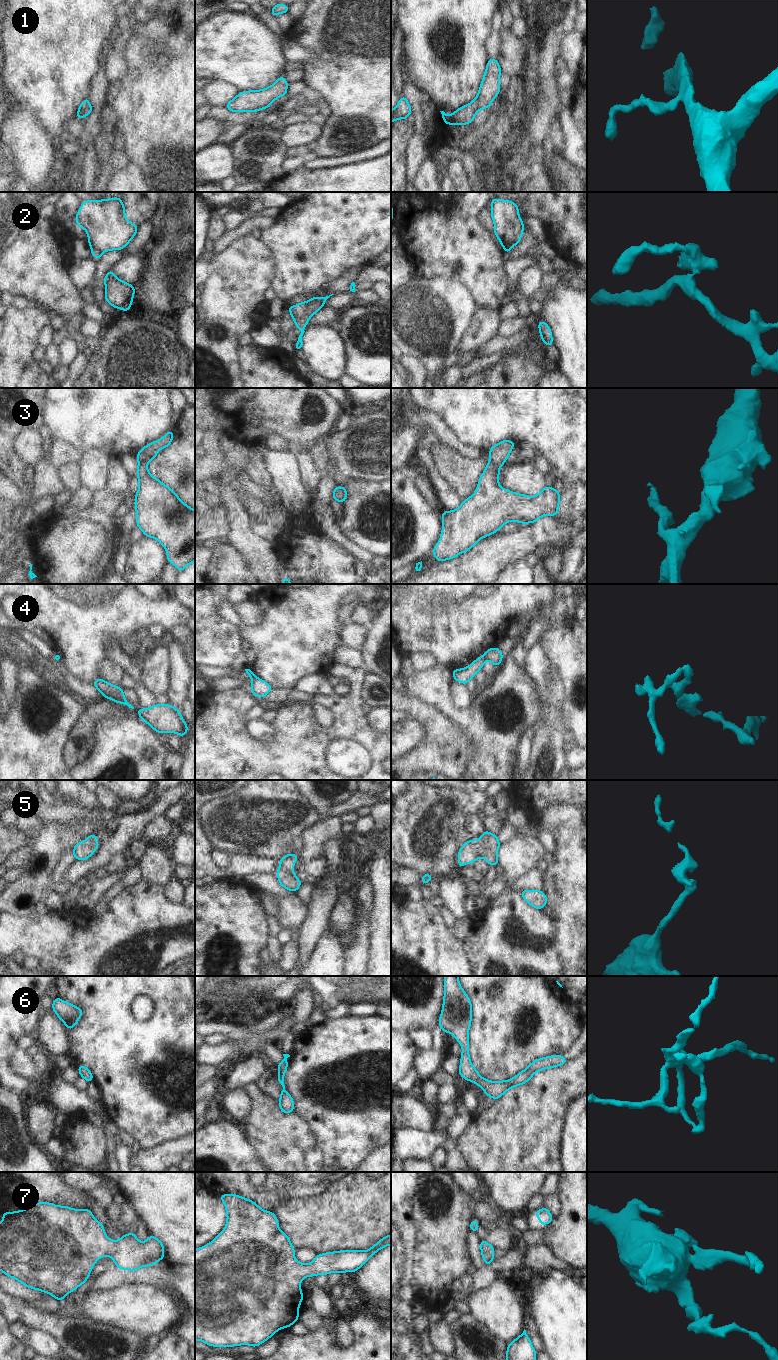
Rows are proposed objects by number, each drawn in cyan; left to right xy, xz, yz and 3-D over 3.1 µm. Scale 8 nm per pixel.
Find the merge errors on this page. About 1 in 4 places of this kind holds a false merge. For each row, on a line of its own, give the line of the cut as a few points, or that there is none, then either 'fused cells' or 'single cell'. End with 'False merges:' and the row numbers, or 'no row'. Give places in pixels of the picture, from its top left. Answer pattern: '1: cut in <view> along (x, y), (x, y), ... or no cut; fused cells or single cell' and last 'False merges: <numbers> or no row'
1: no cut; single cell
2: cut in xy along (92, 247), (102, 252); fused cells
3: no cut; single cell
4: cut in xz along (255, 676), (252, 679); fused cells
5: no cut; single cell
6: no cut; single cell
7: no cut; single cell
False merges: 2, 4

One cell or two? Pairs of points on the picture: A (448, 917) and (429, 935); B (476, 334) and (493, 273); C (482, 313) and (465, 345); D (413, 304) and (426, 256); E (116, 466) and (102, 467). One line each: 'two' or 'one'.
A: two
B: two
C: one
D: two
E: two

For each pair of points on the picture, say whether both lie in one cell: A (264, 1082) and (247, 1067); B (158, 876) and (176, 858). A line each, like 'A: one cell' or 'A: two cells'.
A: two cells
B: two cells

